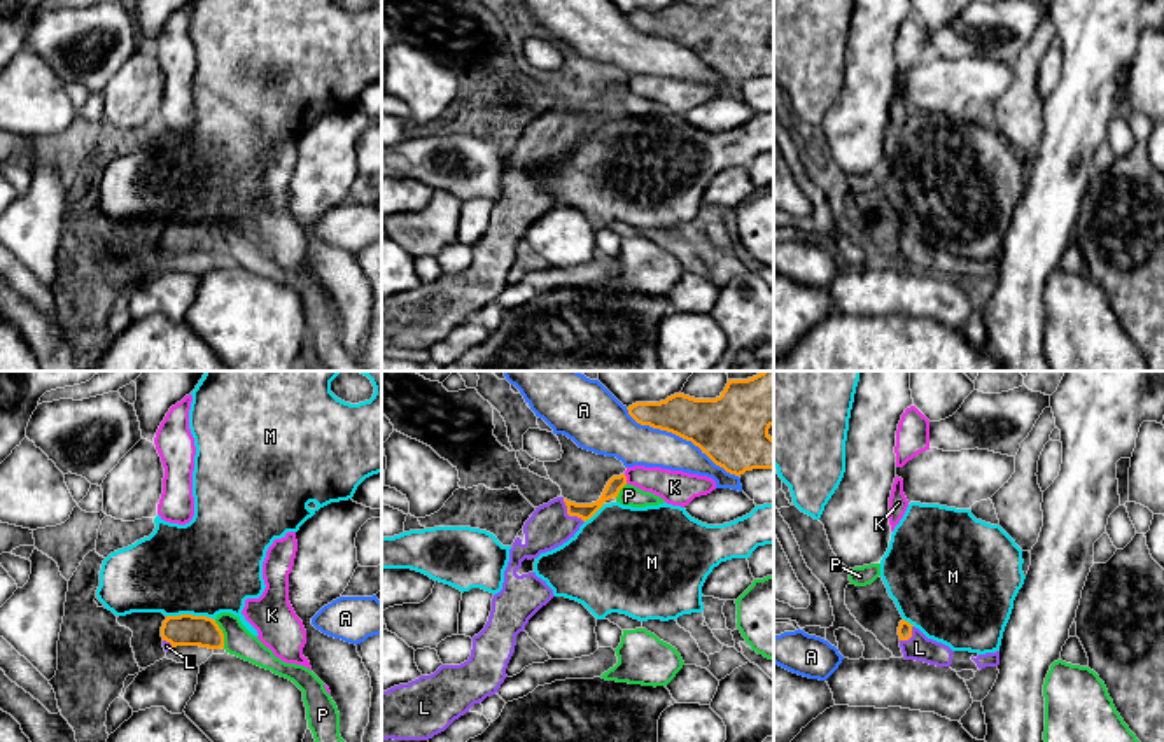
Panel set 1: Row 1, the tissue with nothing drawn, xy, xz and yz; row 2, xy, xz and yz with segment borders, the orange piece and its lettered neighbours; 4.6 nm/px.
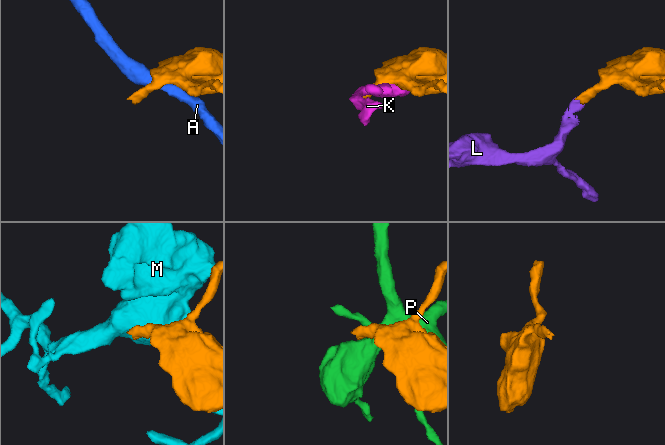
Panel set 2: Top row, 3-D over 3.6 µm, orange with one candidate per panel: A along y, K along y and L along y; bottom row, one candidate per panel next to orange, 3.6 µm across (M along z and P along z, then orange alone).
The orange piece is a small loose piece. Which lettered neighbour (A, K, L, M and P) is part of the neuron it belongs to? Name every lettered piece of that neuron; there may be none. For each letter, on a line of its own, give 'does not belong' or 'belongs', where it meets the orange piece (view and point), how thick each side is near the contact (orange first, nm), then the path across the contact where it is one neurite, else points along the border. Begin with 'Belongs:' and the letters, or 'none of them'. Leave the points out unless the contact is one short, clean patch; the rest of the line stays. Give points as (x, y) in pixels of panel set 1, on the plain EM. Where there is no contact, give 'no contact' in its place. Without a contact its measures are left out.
Belongs: L
A: does not belong | xz (681, 44) | 320/190 nm
K: does not belong | xz (625, 86) | 80/160 nm
L: belongs | xz (569, 123) | 80/200 nm | across xz (585, 119), (569, 123), (550, 133)
M: does not belong | xy (191, 223) | 140/440 nm
P: does not belong | xy (223, 242) | 140/140 nm | along xy (214, 228), (223, 242), (224, 256)

